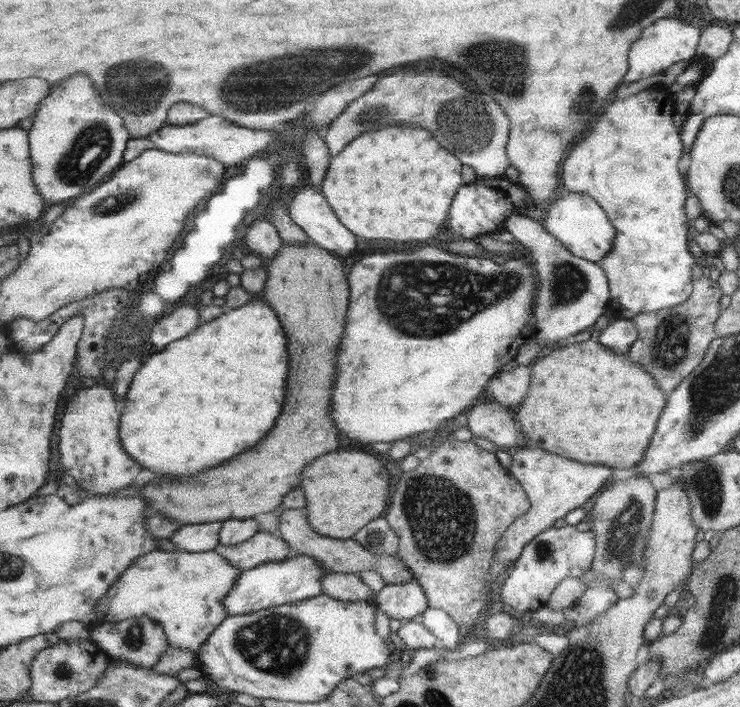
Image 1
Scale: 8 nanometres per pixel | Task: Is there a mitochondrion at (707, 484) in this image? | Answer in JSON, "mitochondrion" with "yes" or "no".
{"mitochondrion":"yes"}

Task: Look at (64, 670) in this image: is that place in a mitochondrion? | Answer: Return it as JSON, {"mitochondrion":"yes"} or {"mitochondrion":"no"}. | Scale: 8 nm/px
{"mitochondrion":"yes"}

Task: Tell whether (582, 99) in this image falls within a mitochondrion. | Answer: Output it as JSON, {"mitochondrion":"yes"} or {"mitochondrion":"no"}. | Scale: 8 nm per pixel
{"mitochondrion":"yes"}

